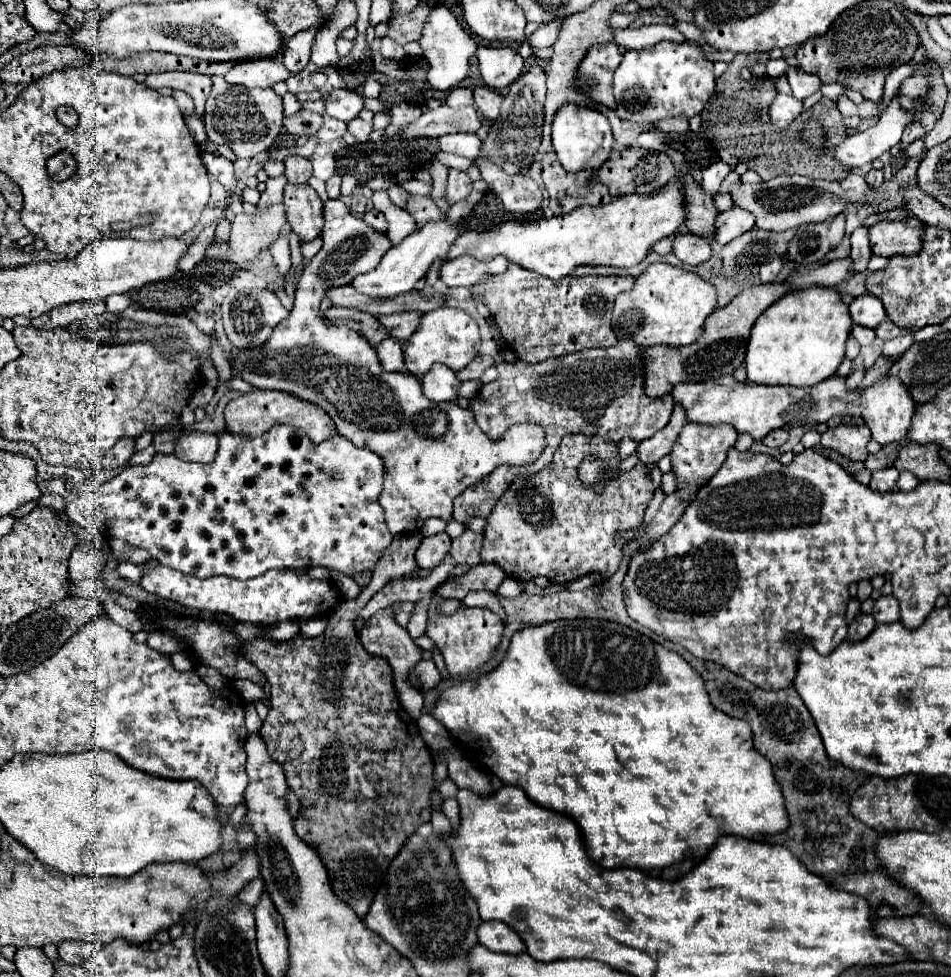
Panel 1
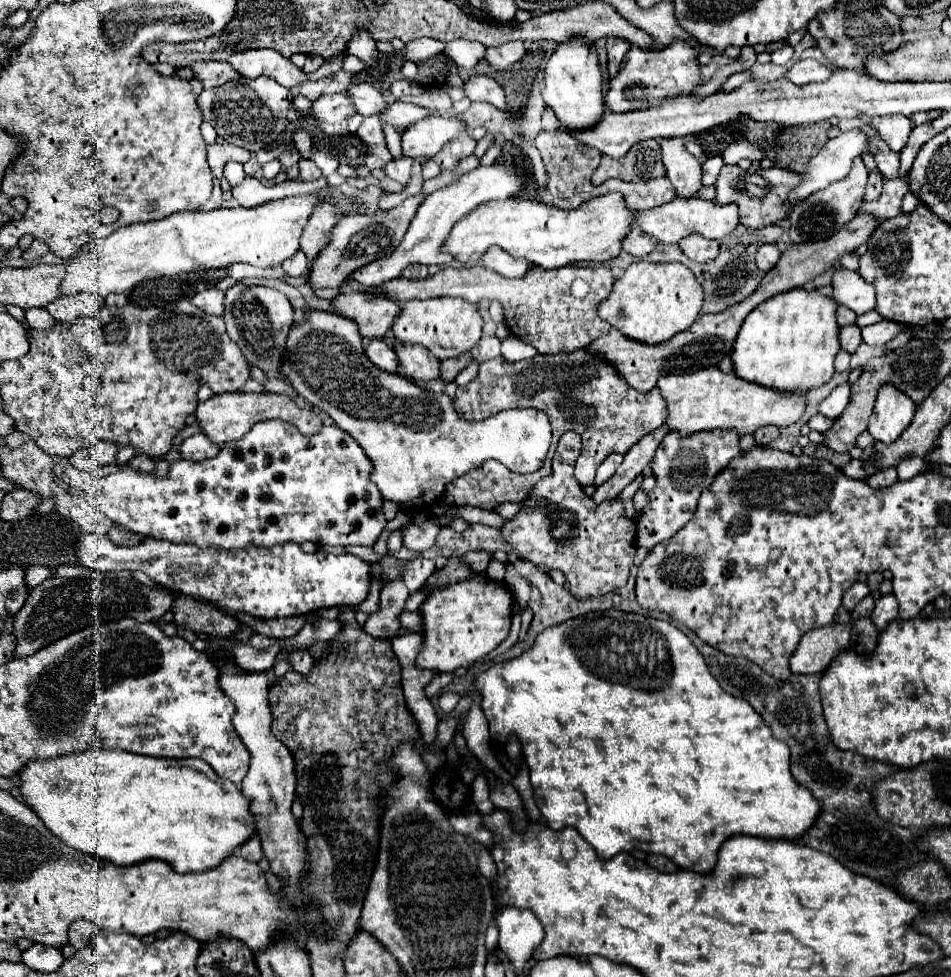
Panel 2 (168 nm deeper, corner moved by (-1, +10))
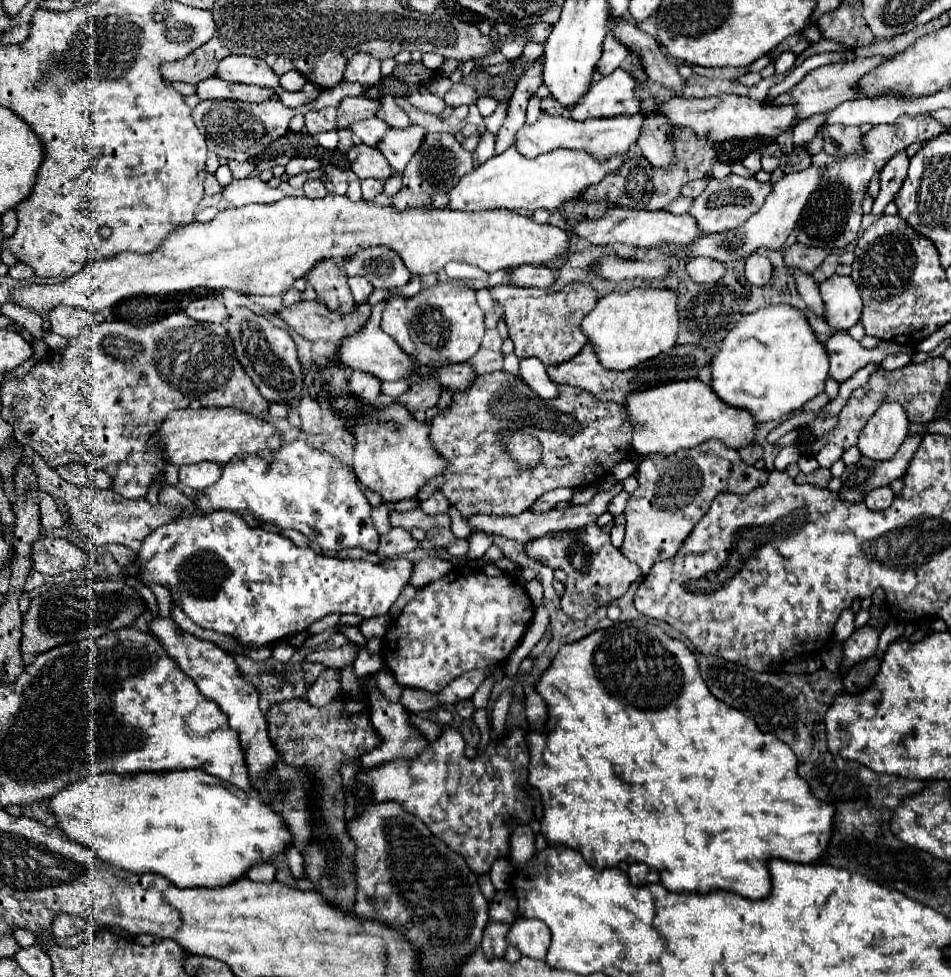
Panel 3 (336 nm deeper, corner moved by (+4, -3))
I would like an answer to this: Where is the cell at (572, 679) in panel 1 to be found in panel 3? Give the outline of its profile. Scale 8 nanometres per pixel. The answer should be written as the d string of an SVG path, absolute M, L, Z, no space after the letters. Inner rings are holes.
M643 618L619 622L613 628L605 628L589 634L587 638L561 646L555 656L551 668L539 678L537 692L545 698L549 708L549 720L543 732L527 730L527 744L531 752L529 760L529 784L541 792L543 800L543 820L541 834L547 838L551 846L563 844L571 850L581 852L587 864L595 870L605 870L611 866L619 866L621 862L633 864L643 862L657 872L667 870L667 878L661 878L661 884L669 890L685 890L685 892L709 892L709 890L729 890L749 900L763 900L771 894L771 874L769 860L779 858L787 862L803 862L813 864L823 858L823 850L827 850L827 842L831 842L835 808L827 802L819 802L815 794L811 794L809 782L799 778L797 758L793 750L779 742L773 734L761 732L751 718L743 716L739 710L719 702L703 682L699 674L699 666L695 654L679 640L669 638L657 624L651 624Z

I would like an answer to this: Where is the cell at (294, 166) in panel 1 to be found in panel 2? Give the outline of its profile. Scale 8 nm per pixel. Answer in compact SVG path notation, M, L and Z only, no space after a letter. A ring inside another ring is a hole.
M300 159L298 161L298 167L300 167L300 181L312 181L312 179L318 179L322 173L320 173L320 169L314 165L314 161L310 161L310 159Z

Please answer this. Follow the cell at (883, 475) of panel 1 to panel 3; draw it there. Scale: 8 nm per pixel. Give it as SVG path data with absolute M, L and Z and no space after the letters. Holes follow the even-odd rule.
M883 486L883 488L877 488L877 490L871 490L865 498L865 504L869 510L885 510L891 506L893 502L893 492L889 486Z

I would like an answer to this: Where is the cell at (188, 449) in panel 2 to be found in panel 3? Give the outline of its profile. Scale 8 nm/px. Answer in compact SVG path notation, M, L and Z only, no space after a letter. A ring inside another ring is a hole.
M199 462L199 464L187 464L179 468L179 482L185 486L191 486L193 490L203 490L211 484L215 484L221 478L223 466L217 462Z

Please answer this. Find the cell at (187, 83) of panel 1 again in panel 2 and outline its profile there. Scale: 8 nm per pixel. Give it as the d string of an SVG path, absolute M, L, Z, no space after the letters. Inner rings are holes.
M198 61L190 65L190 71L194 73L194 77L202 81L204 89L218 87L224 85L226 81L234 81L240 77L226 61Z

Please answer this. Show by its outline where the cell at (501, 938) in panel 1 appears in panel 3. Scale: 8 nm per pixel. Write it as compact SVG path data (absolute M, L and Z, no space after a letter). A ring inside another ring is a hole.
M519 918L511 926L511 930L507 934L507 942L517 946L523 956L529 956L535 960L545 960L547 950L551 946L551 932L545 922Z

